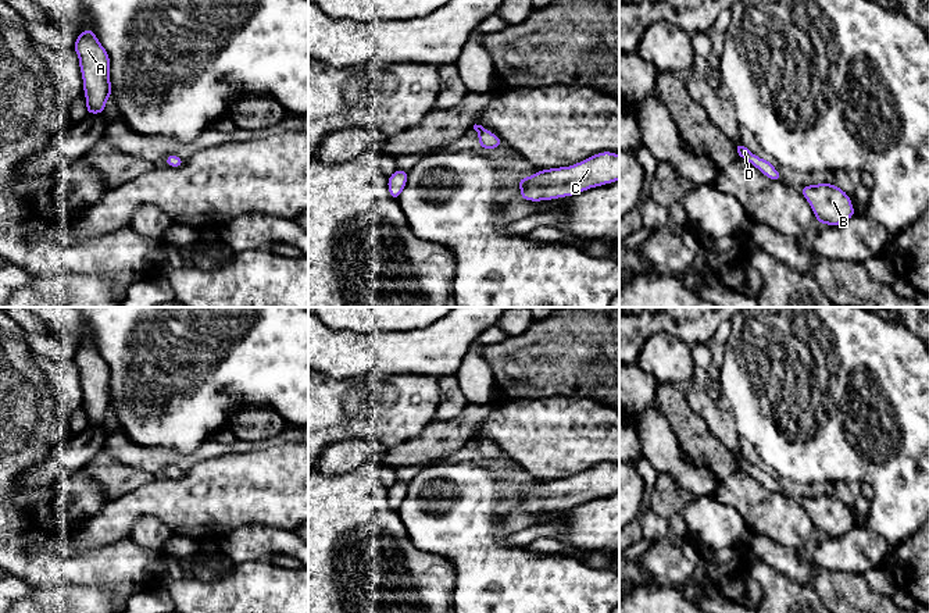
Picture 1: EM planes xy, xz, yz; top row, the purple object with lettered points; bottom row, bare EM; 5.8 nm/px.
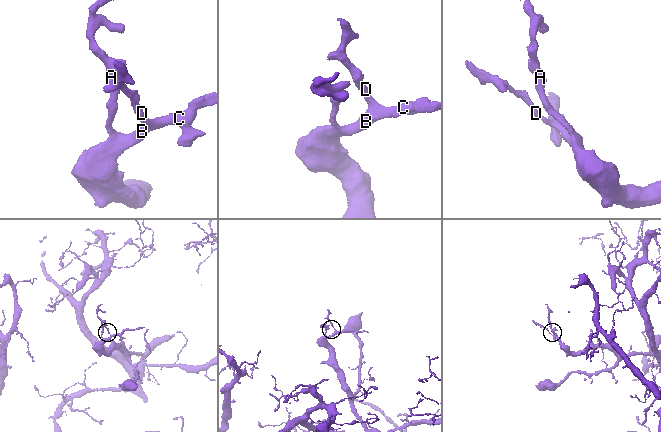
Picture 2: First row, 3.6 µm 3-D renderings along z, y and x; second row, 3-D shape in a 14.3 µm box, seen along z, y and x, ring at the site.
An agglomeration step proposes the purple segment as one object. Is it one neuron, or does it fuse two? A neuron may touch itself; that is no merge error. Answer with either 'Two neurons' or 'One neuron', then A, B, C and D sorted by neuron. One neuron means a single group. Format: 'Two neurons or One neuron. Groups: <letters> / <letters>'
One neuron. Groups: A B C D

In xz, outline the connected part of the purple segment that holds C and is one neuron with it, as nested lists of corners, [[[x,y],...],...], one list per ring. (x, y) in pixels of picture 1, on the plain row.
[[[601,463],[569,478],[540,481],[518,492],[521,512],[542,513],[574,507],[619,492],[619,466]]]

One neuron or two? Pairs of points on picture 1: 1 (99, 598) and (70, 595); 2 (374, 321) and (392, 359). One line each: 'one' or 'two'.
1: one
2: two

